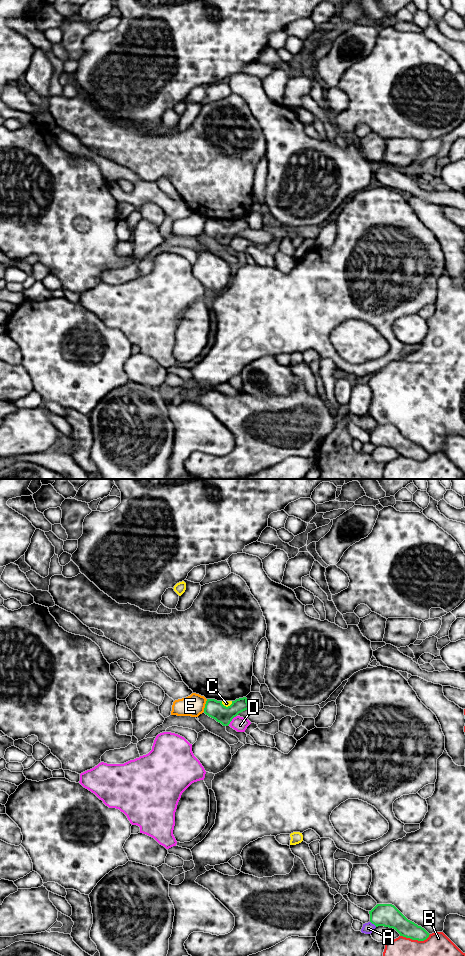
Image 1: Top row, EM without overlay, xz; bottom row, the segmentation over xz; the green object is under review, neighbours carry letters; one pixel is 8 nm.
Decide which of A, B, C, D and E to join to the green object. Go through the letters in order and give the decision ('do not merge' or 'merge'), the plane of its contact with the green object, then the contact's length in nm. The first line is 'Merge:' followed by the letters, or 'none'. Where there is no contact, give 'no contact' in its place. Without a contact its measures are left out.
Merge: none
A: do not merge; meets green in xz; contact 70 nm long
B: do not merge; meets green in xz; contact 240 nm long
C: do not merge; meets green in xz; contact 100 nm long
D: do not merge; meets green in xz; contact 100 nm long
E: do not merge; meets green in xz; contact 110 nm long

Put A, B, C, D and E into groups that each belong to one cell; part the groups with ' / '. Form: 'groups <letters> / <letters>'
groups A / B / C / D / E

